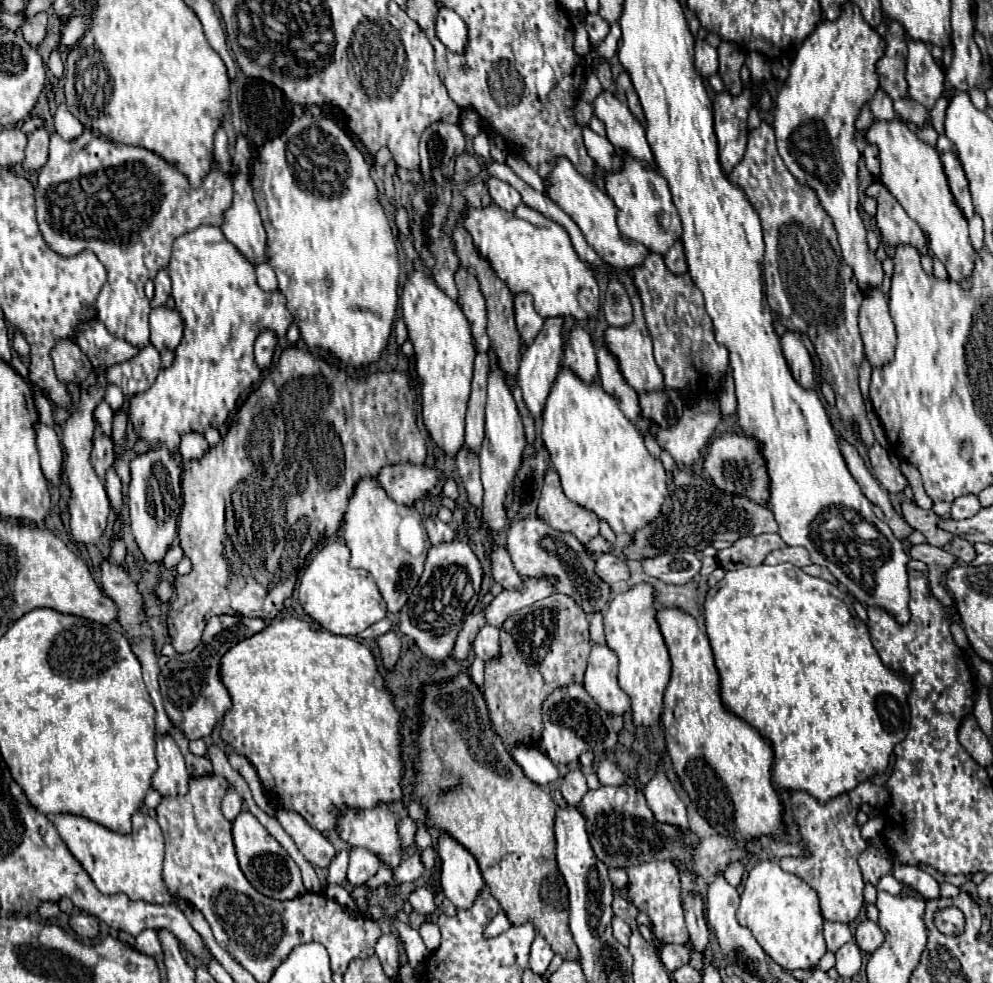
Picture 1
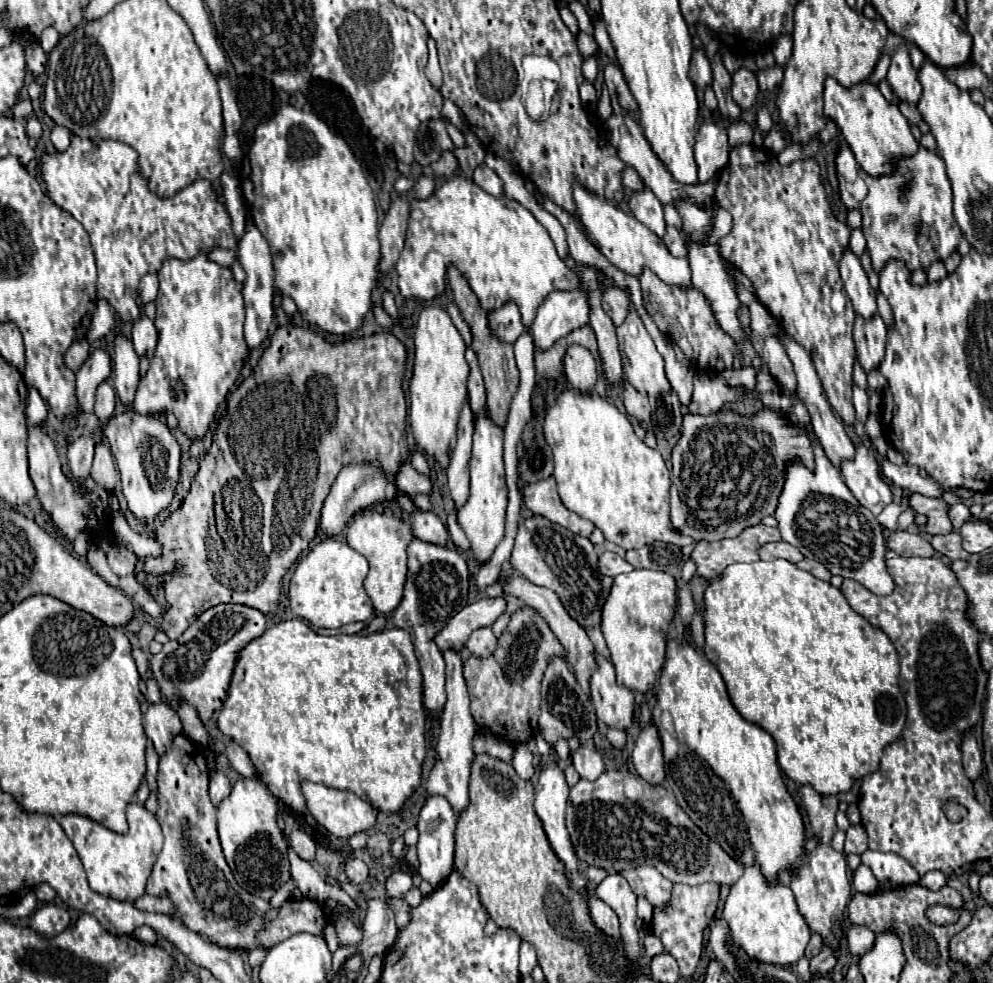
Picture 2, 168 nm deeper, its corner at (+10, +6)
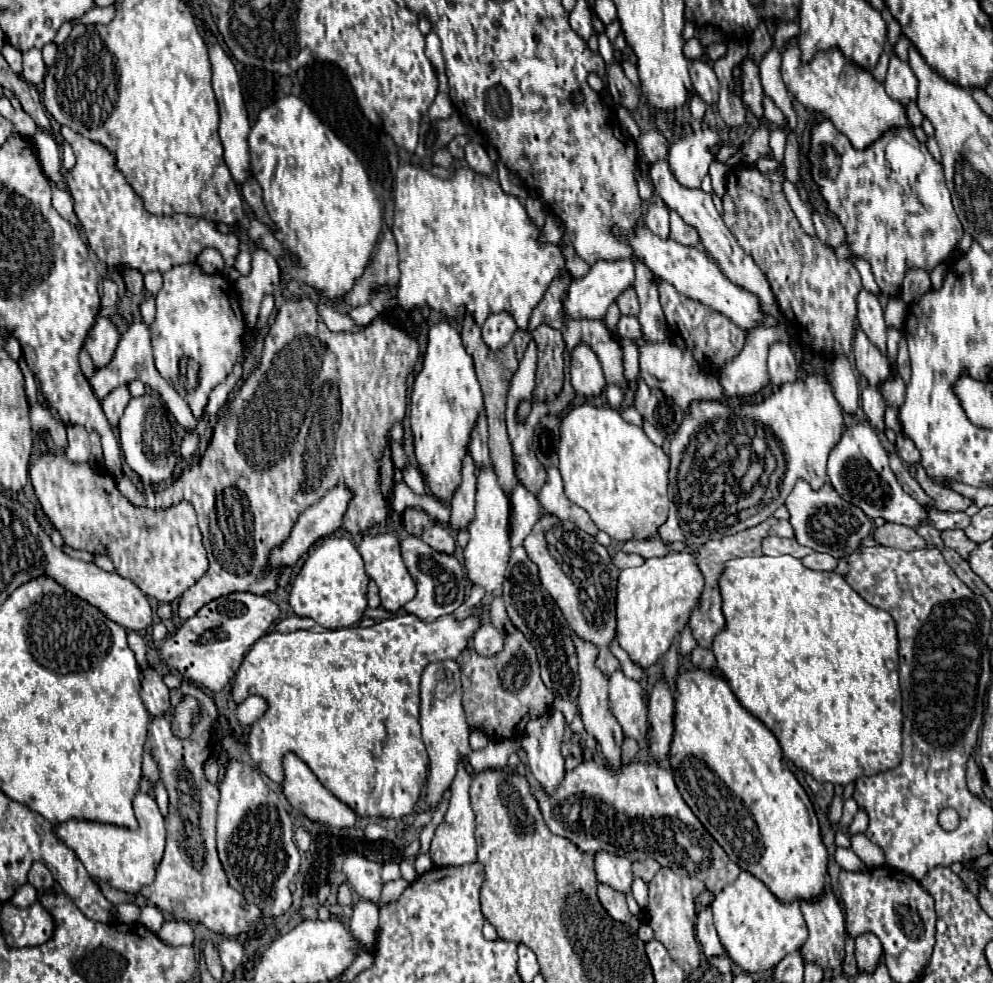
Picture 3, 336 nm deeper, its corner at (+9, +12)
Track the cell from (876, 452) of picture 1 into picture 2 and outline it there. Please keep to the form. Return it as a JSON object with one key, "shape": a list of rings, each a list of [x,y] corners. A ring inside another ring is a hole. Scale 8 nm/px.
{"shape":[[[889,460],[881,462],[881,474],[897,488],[909,490],[909,492],[919,492],[923,496],[933,496],[937,498],[943,490],[933,484],[933,478],[927,472],[921,472],[921,468],[915,466],[895,466]]]}

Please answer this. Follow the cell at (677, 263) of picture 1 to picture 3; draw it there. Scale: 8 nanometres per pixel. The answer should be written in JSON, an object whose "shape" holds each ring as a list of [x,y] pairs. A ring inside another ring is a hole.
{"shape":[[[674,210],[670,212],[670,238],[682,246],[698,246],[700,242],[698,232],[690,224],[686,224]]]}

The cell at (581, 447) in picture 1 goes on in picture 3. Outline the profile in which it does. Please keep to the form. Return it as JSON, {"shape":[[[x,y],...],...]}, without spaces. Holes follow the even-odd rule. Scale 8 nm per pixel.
{"shape":[[[582,404],[582,406],[572,408],[570,412],[566,412],[564,418],[562,418],[562,424],[560,424],[560,450],[558,450],[558,456],[560,456],[560,474],[562,474],[562,478],[564,478],[566,496],[568,496],[574,504],[582,506],[582,508],[590,514],[590,518],[594,520],[594,524],[596,524],[602,532],[606,532],[610,538],[614,538],[614,540],[618,540],[618,542],[626,542],[626,540],[648,540],[648,538],[654,538],[656,532],[658,532],[658,526],[662,526],[662,524],[666,522],[666,518],[668,518],[668,504],[670,504],[670,500],[668,500],[668,464],[670,464],[670,460],[668,460],[668,456],[664,454],[664,450],[658,448],[658,446],[644,434],[644,430],[642,430],[640,426],[628,424],[628,422],[620,416],[620,410],[614,410],[614,408],[608,408],[608,406],[596,408],[596,406],[592,406],[592,404]]]}

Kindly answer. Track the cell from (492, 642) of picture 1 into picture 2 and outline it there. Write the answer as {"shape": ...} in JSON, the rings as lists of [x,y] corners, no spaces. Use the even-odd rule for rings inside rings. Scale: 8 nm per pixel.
{"shape":[[[477,628],[477,630],[473,630],[473,634],[469,636],[469,640],[467,640],[465,646],[467,646],[467,650],[469,650],[473,656],[489,658],[489,656],[495,652],[497,638],[495,638],[495,634],[491,632],[491,628]]]}

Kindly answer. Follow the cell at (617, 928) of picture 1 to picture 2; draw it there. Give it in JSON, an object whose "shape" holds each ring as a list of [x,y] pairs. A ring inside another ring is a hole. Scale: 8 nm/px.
{"shape":[[[599,898],[589,900],[589,914],[593,918],[593,924],[603,930],[611,938],[619,938],[619,920],[617,914]]]}

